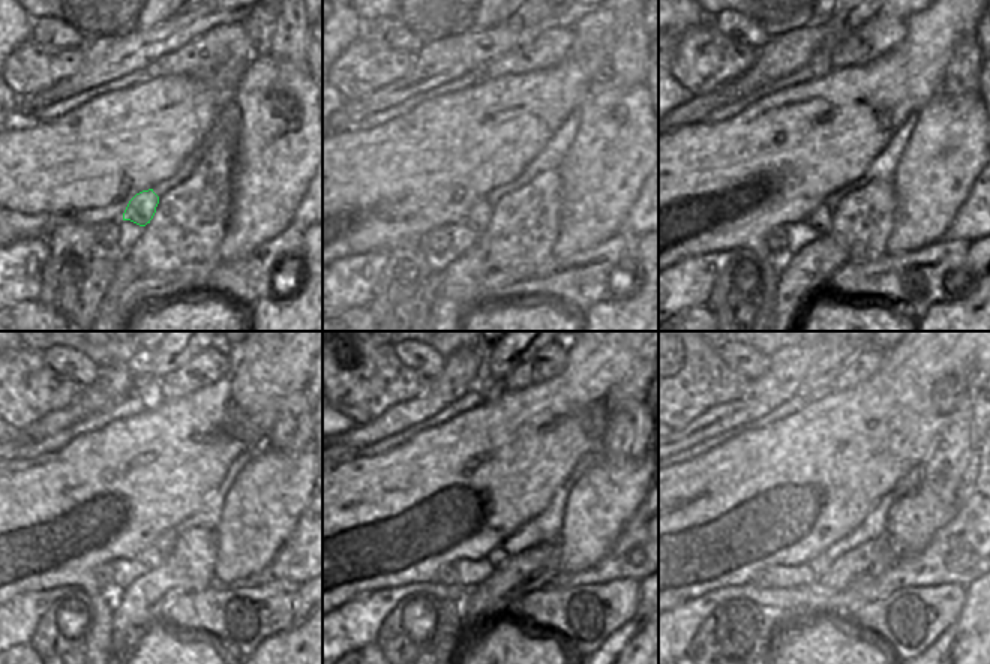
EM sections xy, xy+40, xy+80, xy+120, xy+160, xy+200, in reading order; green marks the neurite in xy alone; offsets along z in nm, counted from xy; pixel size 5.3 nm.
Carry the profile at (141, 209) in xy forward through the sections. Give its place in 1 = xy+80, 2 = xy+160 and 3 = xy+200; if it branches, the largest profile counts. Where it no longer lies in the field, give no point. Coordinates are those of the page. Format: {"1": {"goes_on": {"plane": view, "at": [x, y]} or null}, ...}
{"1": {"goes_on": {"plane": "xy+80", "at": [819, 219]}}, "2": {"goes_on": {"plane": "xy+160", "at": [488, 561]}}, "3": {"goes_on": {"plane": "xy+200", "at": [821, 564]}}}

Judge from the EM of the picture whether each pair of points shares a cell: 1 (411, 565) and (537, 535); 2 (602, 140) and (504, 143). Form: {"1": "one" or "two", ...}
{"1": "two", "2": "two"}

